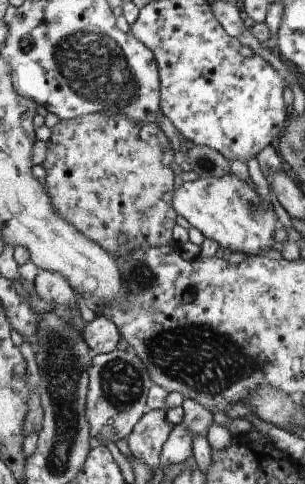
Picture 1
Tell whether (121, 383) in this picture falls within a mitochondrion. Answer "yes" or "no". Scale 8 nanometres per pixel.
yes

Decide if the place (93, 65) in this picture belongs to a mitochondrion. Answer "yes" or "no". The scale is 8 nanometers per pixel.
yes

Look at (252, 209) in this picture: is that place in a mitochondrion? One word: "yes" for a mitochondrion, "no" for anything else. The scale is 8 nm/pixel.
yes

